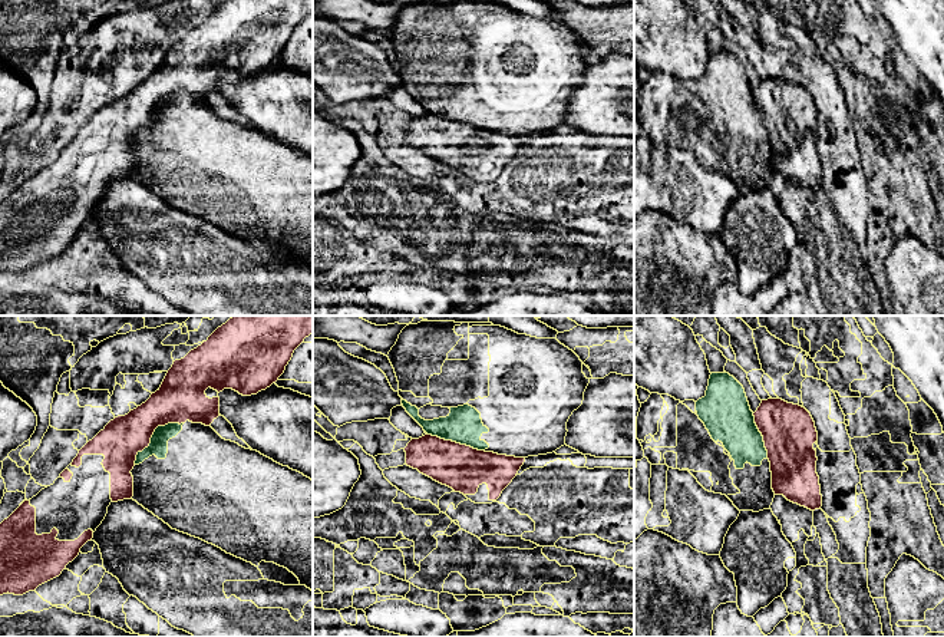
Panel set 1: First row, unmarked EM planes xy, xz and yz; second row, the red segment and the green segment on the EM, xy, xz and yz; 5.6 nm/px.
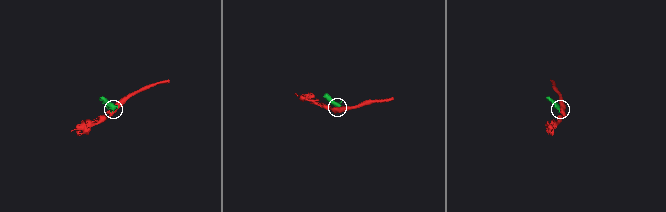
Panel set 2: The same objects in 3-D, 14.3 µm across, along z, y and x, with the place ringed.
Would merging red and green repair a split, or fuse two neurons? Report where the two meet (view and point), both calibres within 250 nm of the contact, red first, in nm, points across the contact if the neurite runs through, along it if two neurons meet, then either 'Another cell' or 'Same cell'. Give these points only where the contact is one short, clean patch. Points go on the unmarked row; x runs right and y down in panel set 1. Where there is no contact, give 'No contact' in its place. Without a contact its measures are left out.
Touches red at xy (152, 112). Thickness 260 nm (red) against 110 nm. Another cell

